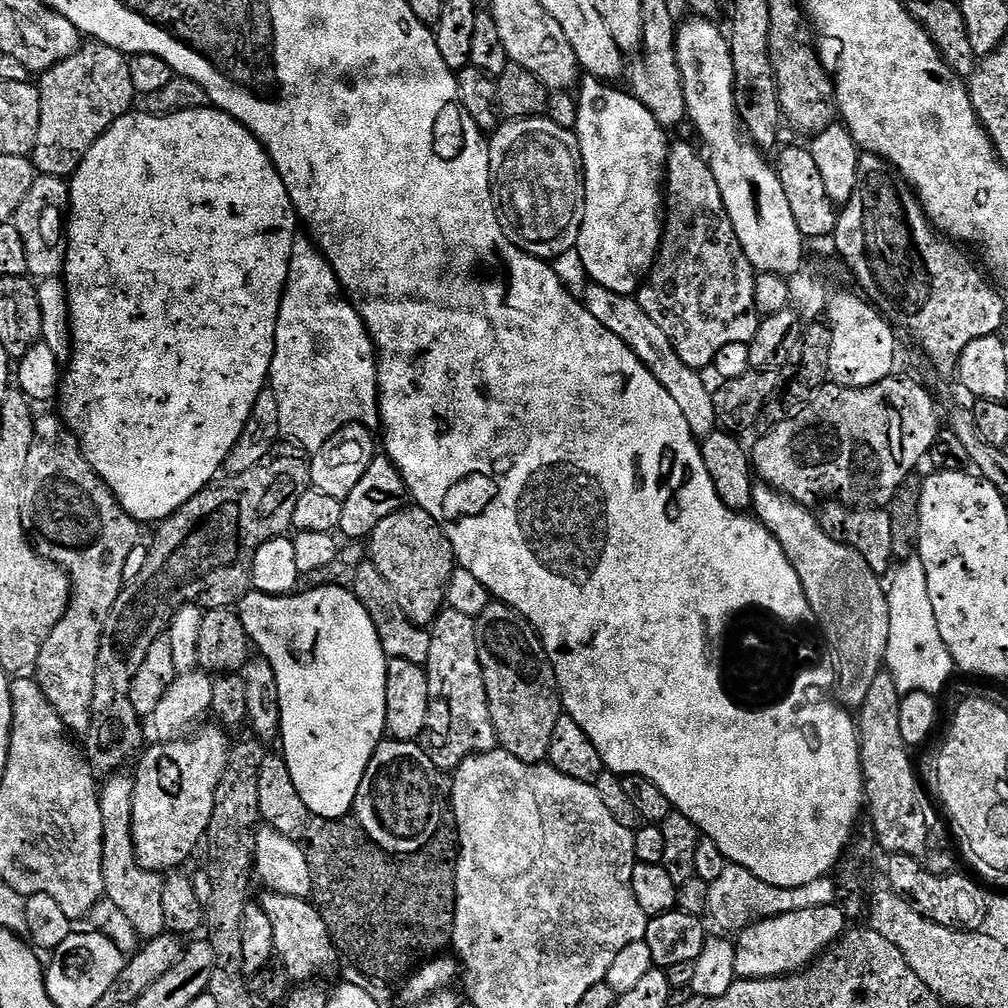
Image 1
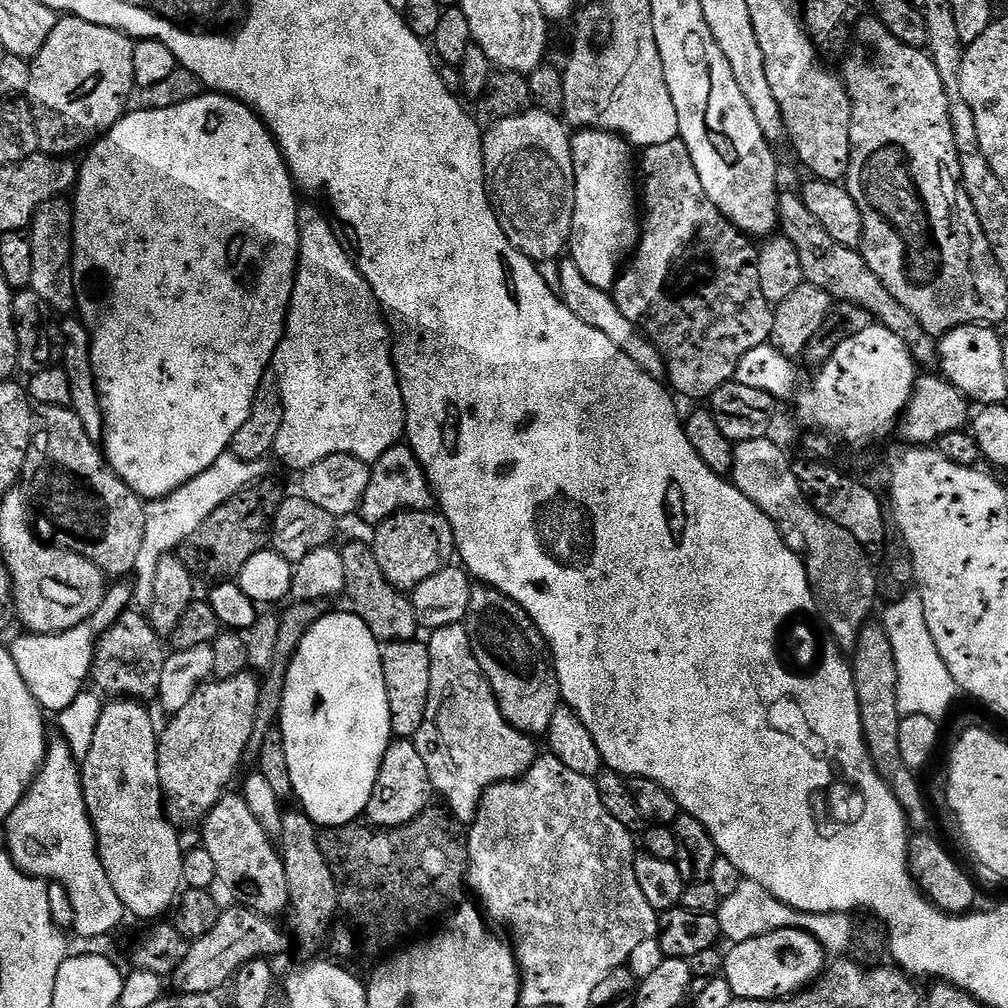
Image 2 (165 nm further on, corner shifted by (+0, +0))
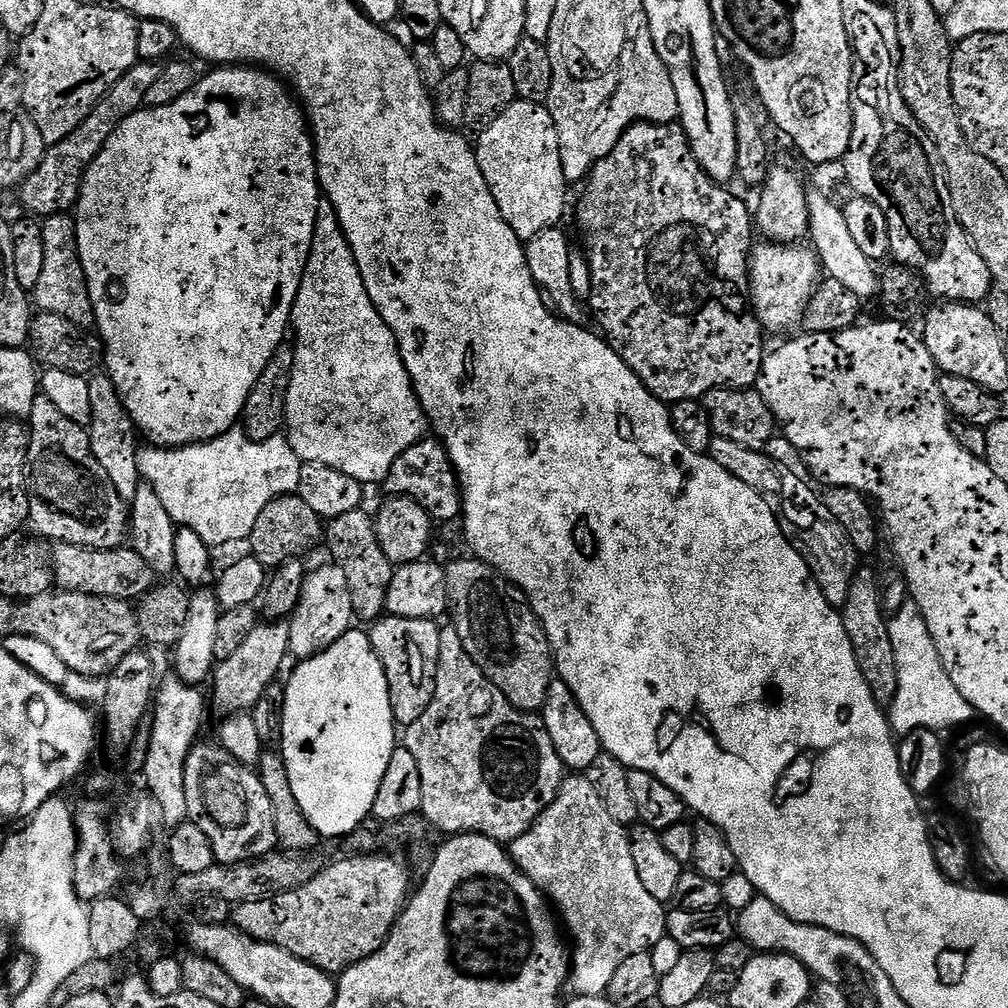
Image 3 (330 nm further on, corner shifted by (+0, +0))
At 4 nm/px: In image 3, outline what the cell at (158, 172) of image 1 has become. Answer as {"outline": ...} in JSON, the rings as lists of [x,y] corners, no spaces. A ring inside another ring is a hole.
{"outline":[[[220,66],[212,70],[209,76],[201,75],[197,79],[196,85],[185,96],[178,98],[178,102],[170,102],[170,106],[162,106],[161,108],[145,107],[143,110],[135,112],[130,118],[126,118],[126,122],[122,122],[122,126],[118,126],[118,130],[114,130],[110,142],[106,142],[106,146],[102,146],[98,158],[94,158],[94,162],[86,174],[84,185],[80,191],[80,198],[77,200],[74,209],[76,233],[78,234],[78,254],[80,255],[80,265],[86,274],[92,309],[96,315],[94,328],[95,331],[100,331],[100,336],[104,339],[105,346],[108,347],[105,352],[102,352],[102,364],[108,367],[105,368],[106,375],[114,382],[124,408],[132,417],[133,424],[143,435],[145,432],[152,439],[149,441],[153,445],[162,448],[187,448],[190,444],[201,444],[204,440],[218,438],[224,432],[229,432],[230,429],[237,427],[238,421],[244,414],[244,403],[254,390],[258,378],[266,370],[266,366],[272,361],[274,354],[281,351],[283,344],[280,343],[283,342],[284,335],[289,335],[292,307],[304,277],[304,268],[308,265],[308,255],[312,253],[312,239],[316,229],[316,220],[320,217],[322,211],[320,200],[322,204],[320,180],[316,176],[316,149],[301,105],[294,99],[293,93],[275,75],[269,74],[256,66]]]}

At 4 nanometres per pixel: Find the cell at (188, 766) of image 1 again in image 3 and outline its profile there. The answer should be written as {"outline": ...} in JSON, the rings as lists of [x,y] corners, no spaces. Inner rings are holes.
{"outline":[[[260,622],[257,623],[254,630],[250,630],[246,642],[242,642],[240,649],[230,658],[219,661],[215,665],[214,671],[210,677],[212,684],[212,696],[216,699],[218,707],[224,711],[224,714],[240,714],[245,710],[250,710],[254,705],[263,698],[266,689],[271,684],[277,683],[280,672],[280,663],[284,659],[289,659],[288,643],[290,642],[289,625],[284,622]]]}

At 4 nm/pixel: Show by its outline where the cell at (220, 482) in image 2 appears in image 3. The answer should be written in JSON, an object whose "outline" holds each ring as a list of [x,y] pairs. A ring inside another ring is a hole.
{"outline":[[[237,426],[218,438],[190,444],[187,448],[147,447],[141,447],[136,454],[141,477],[152,485],[158,498],[162,498],[162,506],[166,506],[166,514],[170,514],[172,521],[180,528],[194,530],[194,534],[209,546],[247,541],[262,510],[273,507],[279,496],[288,496],[291,492],[293,495],[300,490],[302,462],[283,435],[268,440],[251,440],[243,427]]]}

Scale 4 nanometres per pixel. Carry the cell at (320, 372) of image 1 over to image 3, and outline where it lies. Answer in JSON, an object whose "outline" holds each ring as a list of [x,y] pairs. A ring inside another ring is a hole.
{"outline":[[[331,210],[321,211],[320,217],[316,220],[316,229],[312,239],[312,253],[308,255],[308,265],[304,268],[304,277],[292,307],[290,328],[294,336],[296,332],[296,345],[294,345],[296,361],[292,367],[292,377],[288,380],[288,393],[284,399],[284,422],[286,438],[290,442],[294,454],[298,454],[298,458],[305,464],[321,464],[342,470],[342,474],[354,478],[365,486],[371,486],[371,484],[383,485],[385,478],[390,474],[390,466],[394,466],[394,462],[398,462],[398,458],[402,454],[406,454],[406,450],[410,450],[410,446],[414,446],[419,440],[425,439],[426,424],[422,419],[416,392],[410,382],[410,374],[400,357],[400,345],[396,343],[390,326],[386,326],[386,322],[378,314],[378,310],[366,290],[366,282],[362,282],[362,274],[358,270],[358,262],[354,258],[352,247],[348,245],[348,239],[338,222],[336,213]]]}

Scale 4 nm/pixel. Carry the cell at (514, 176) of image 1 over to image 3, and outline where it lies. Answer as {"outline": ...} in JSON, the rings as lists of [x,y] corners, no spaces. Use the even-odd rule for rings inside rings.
{"outline":[[[517,98],[489,128],[479,133],[477,140],[480,141],[475,141],[474,147],[478,166],[486,178],[494,202],[498,202],[502,218],[510,226],[510,230],[514,230],[516,237],[521,242],[527,242],[542,234],[542,230],[557,227],[564,216],[564,203],[568,200],[570,188],[562,170],[558,130],[547,107]]]}

